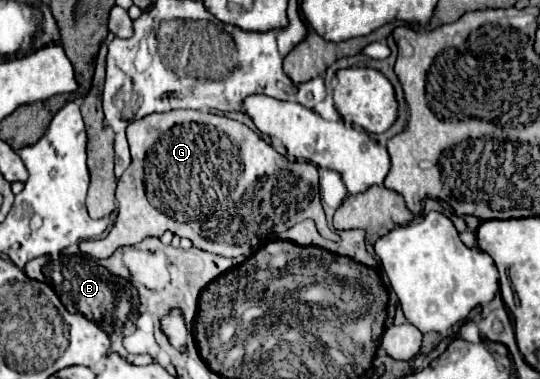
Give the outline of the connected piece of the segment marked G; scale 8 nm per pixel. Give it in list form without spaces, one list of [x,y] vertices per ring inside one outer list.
[[[194,109],[152,113],[128,125],[128,143],[132,163],[118,179],[116,189],[118,219],[104,241],[82,241],[78,245],[80,251],[86,255],[92,255],[96,259],[110,257],[118,247],[136,245],[146,237],[162,237],[164,231],[172,231],[178,237],[190,239],[194,247],[202,251],[222,257],[240,257],[240,255],[248,257],[256,253],[262,245],[274,241],[280,233],[288,231],[292,225],[308,217],[316,221],[322,237],[338,241],[338,235],[326,227],[324,209],[318,193],[318,167],[314,163],[304,161],[304,185],[302,185],[302,163],[288,161],[286,157],[276,153],[266,141],[262,141],[250,127],[246,127],[240,121]]]

